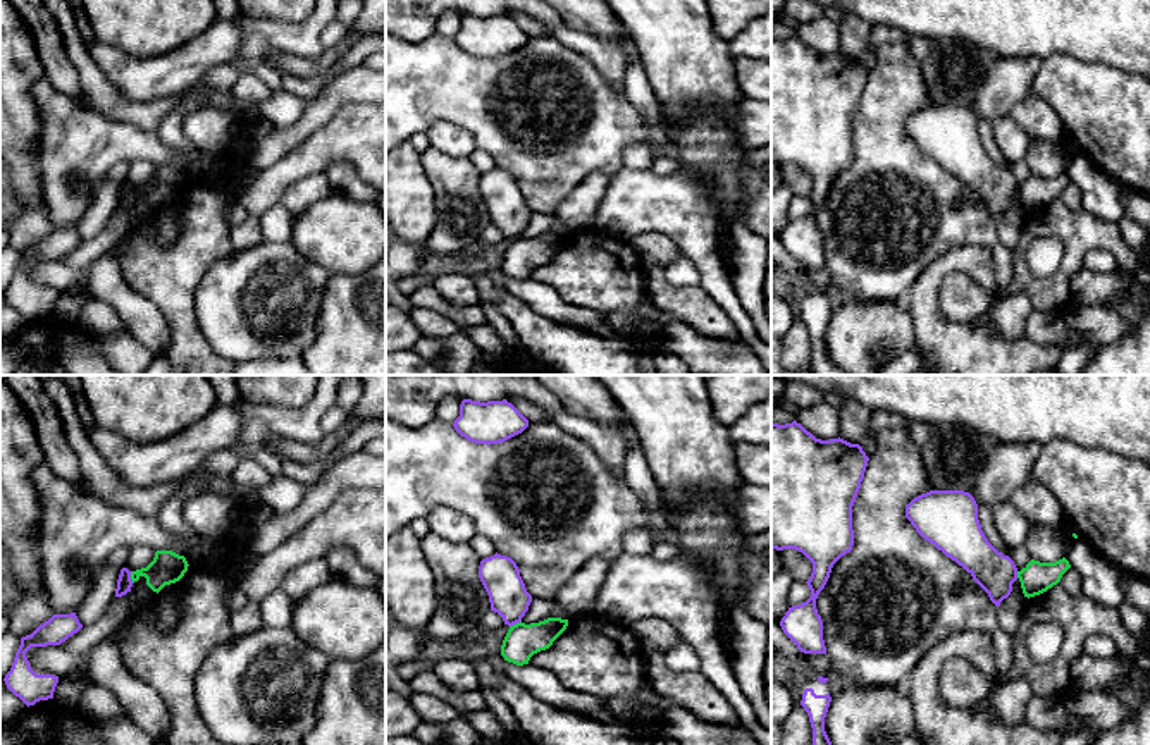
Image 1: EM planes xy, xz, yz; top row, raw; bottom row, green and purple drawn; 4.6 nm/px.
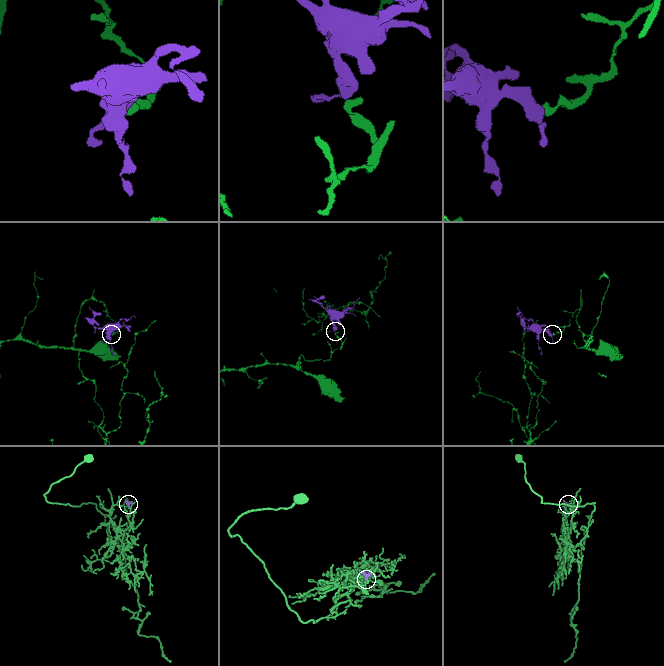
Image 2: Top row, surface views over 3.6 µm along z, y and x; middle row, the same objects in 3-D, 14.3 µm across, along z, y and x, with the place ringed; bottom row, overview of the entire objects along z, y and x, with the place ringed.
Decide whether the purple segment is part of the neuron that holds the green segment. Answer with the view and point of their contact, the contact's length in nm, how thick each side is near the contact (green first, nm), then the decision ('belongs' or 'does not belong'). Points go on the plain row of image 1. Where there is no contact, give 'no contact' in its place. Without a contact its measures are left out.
contact xy (131, 191); length 60 nm; calibres 150 and 70 nm; does not belong

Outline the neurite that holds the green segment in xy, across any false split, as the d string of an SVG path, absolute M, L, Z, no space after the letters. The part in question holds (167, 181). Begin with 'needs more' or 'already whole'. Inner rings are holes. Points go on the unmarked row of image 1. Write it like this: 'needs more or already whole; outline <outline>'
already whole; outline M157 165L153 175L141 184L131 188L133 198L141 191L153 206L160 206L165 200L179 196L188 186L188 175L172 165Z

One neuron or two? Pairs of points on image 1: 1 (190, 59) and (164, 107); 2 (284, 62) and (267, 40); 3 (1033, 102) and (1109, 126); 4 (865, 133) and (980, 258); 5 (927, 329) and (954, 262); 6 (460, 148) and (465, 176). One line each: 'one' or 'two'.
1: two
2: two
3: two
4: two
5: one
6: two

